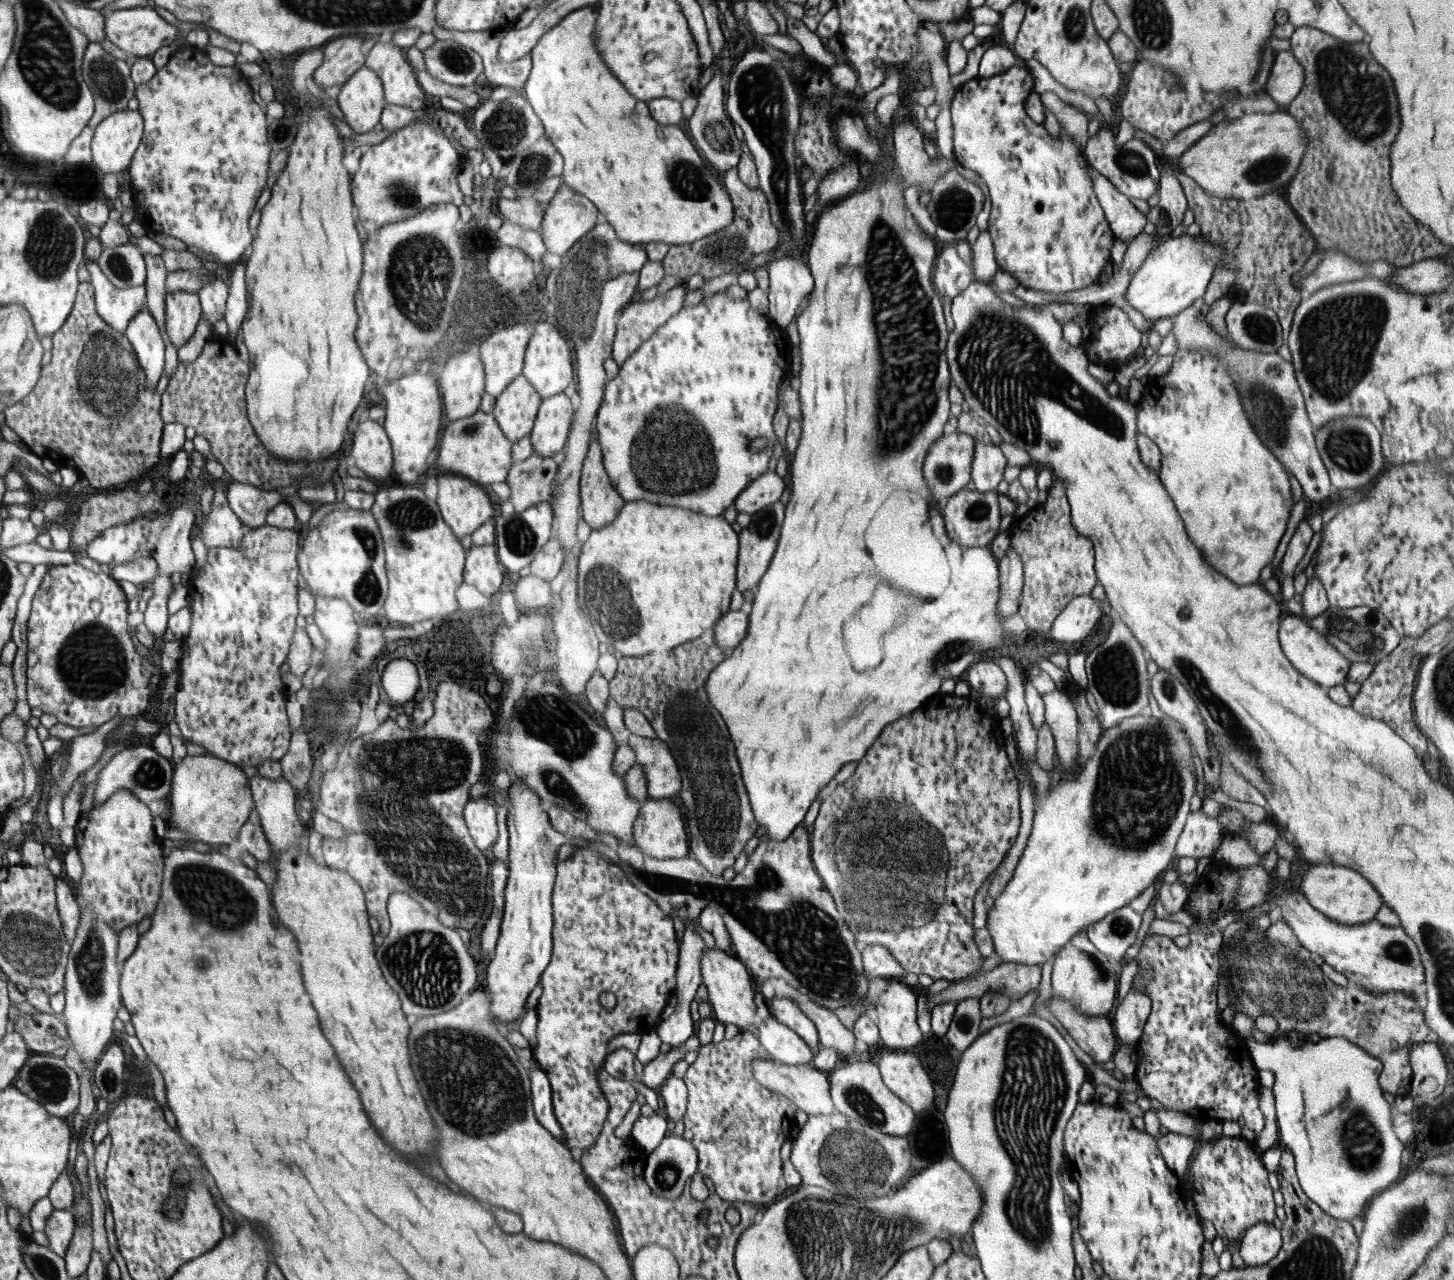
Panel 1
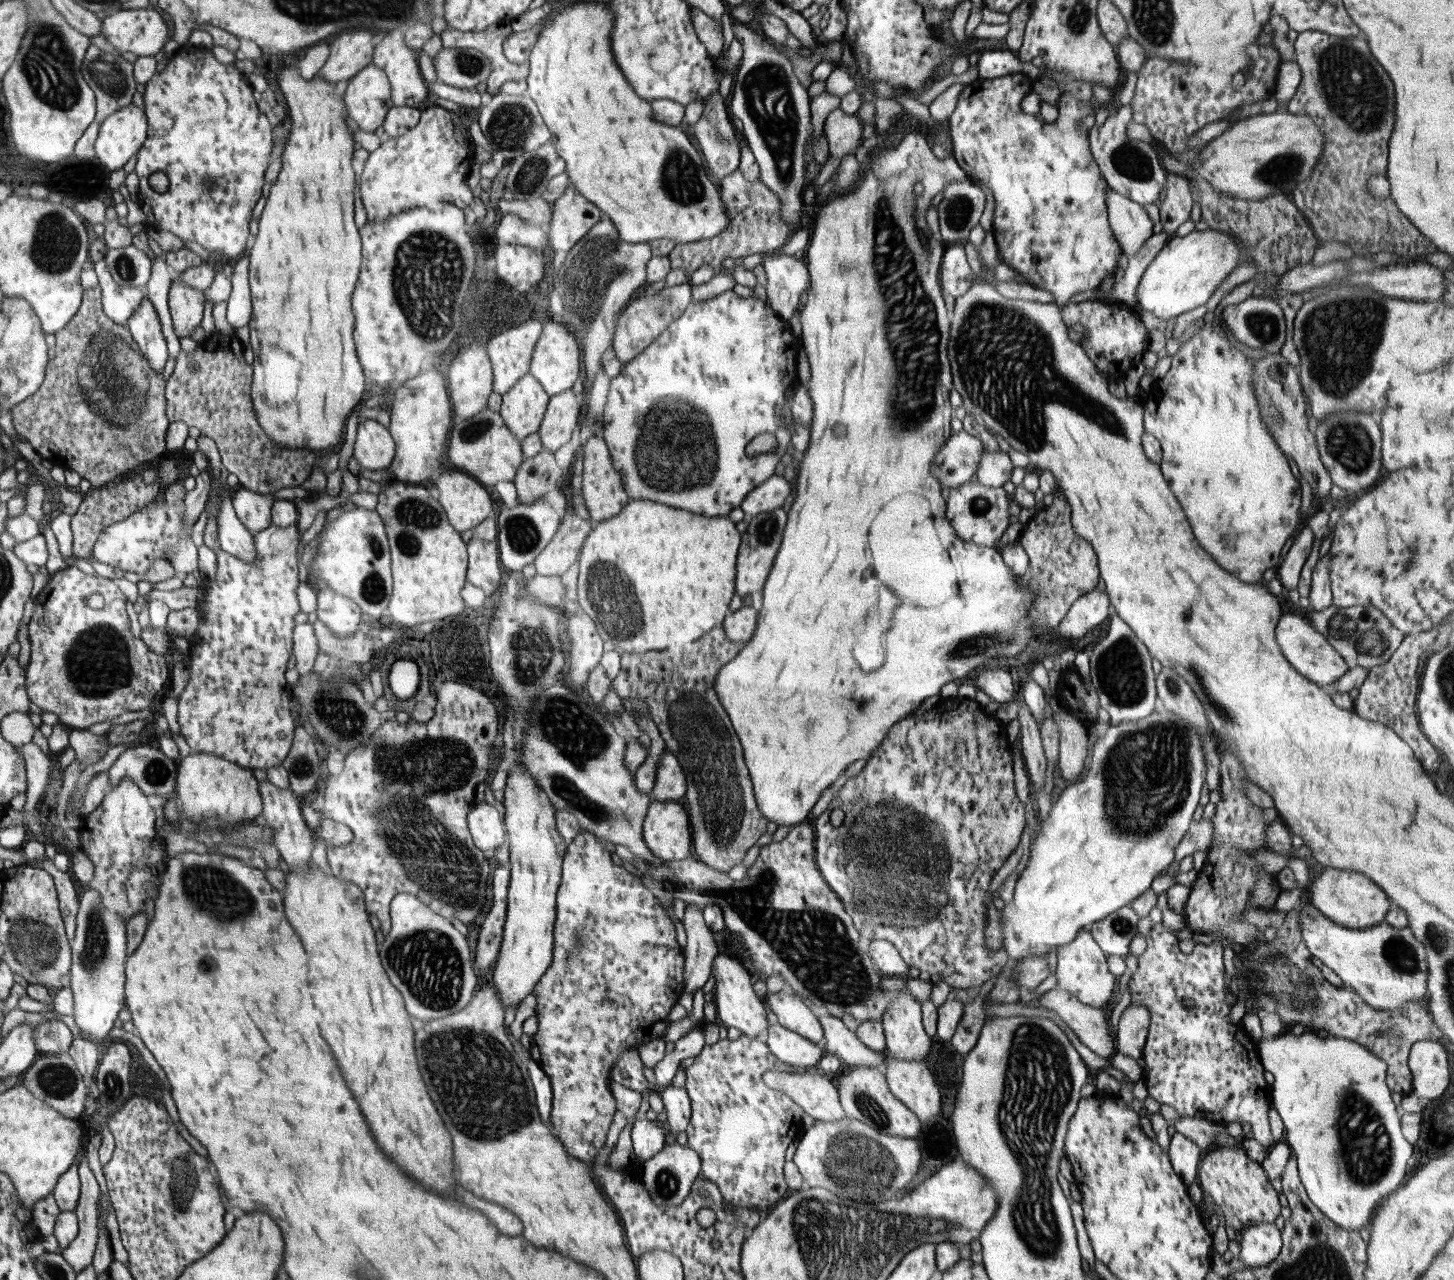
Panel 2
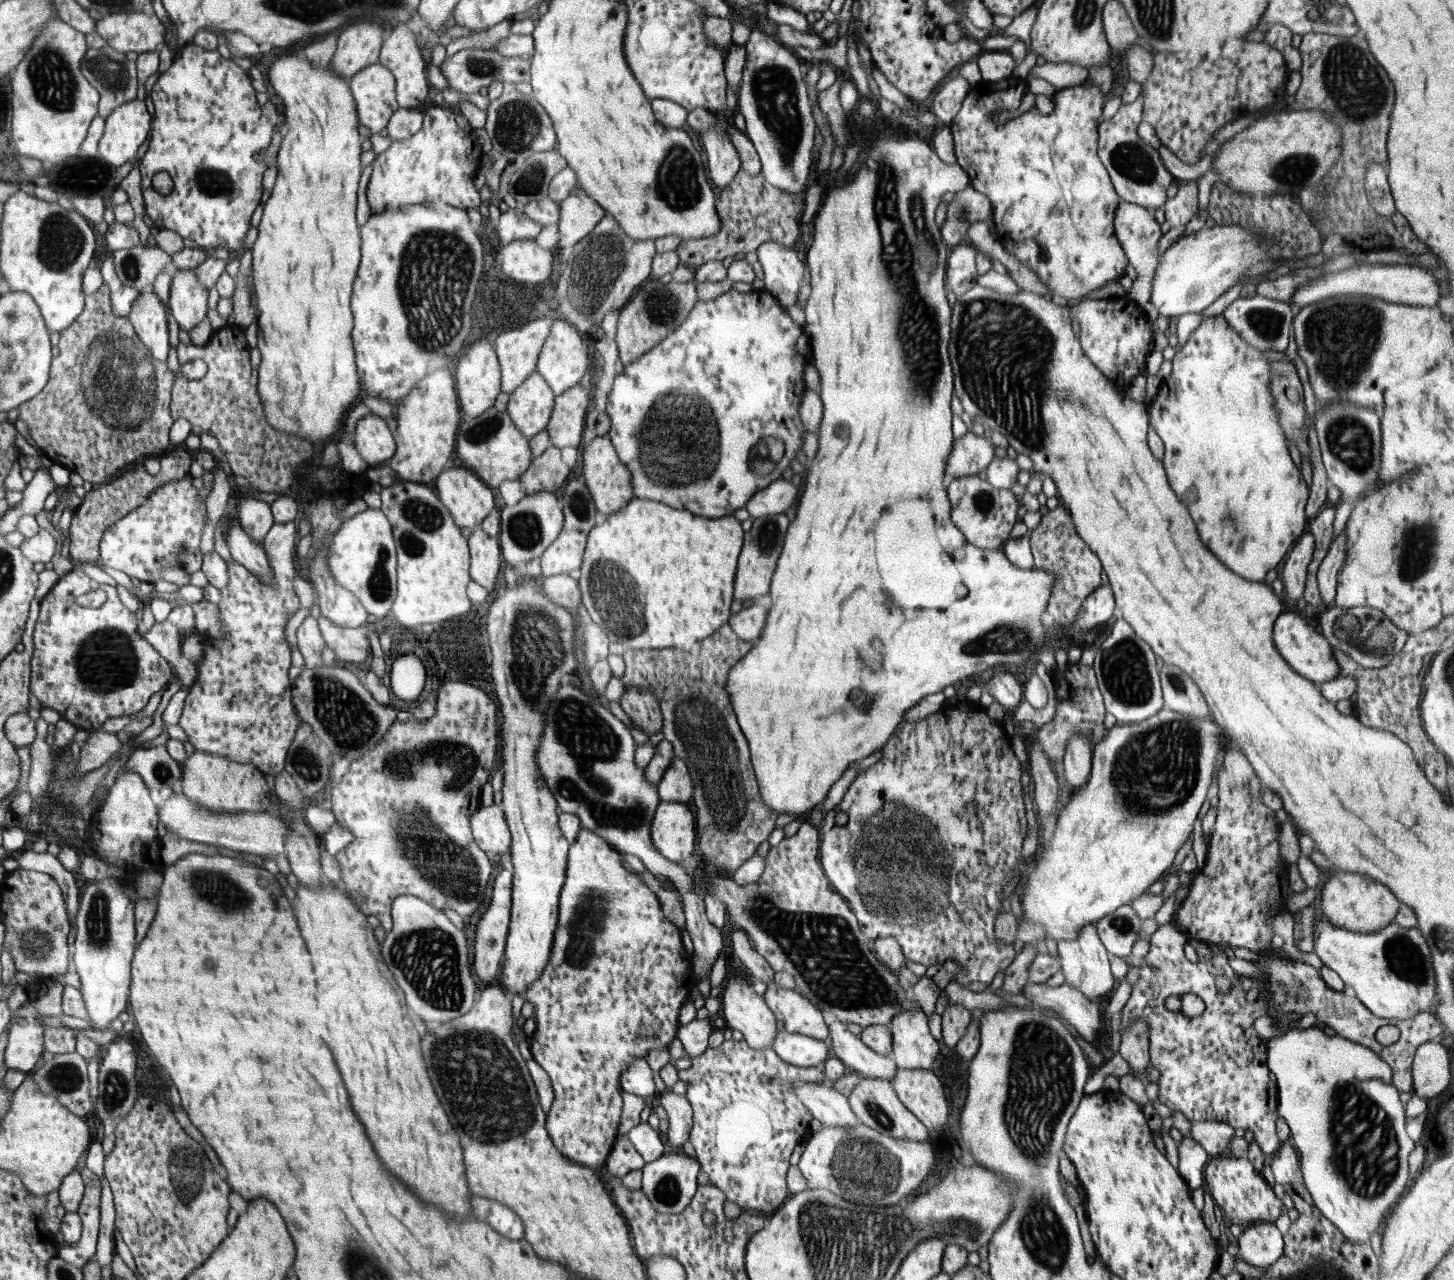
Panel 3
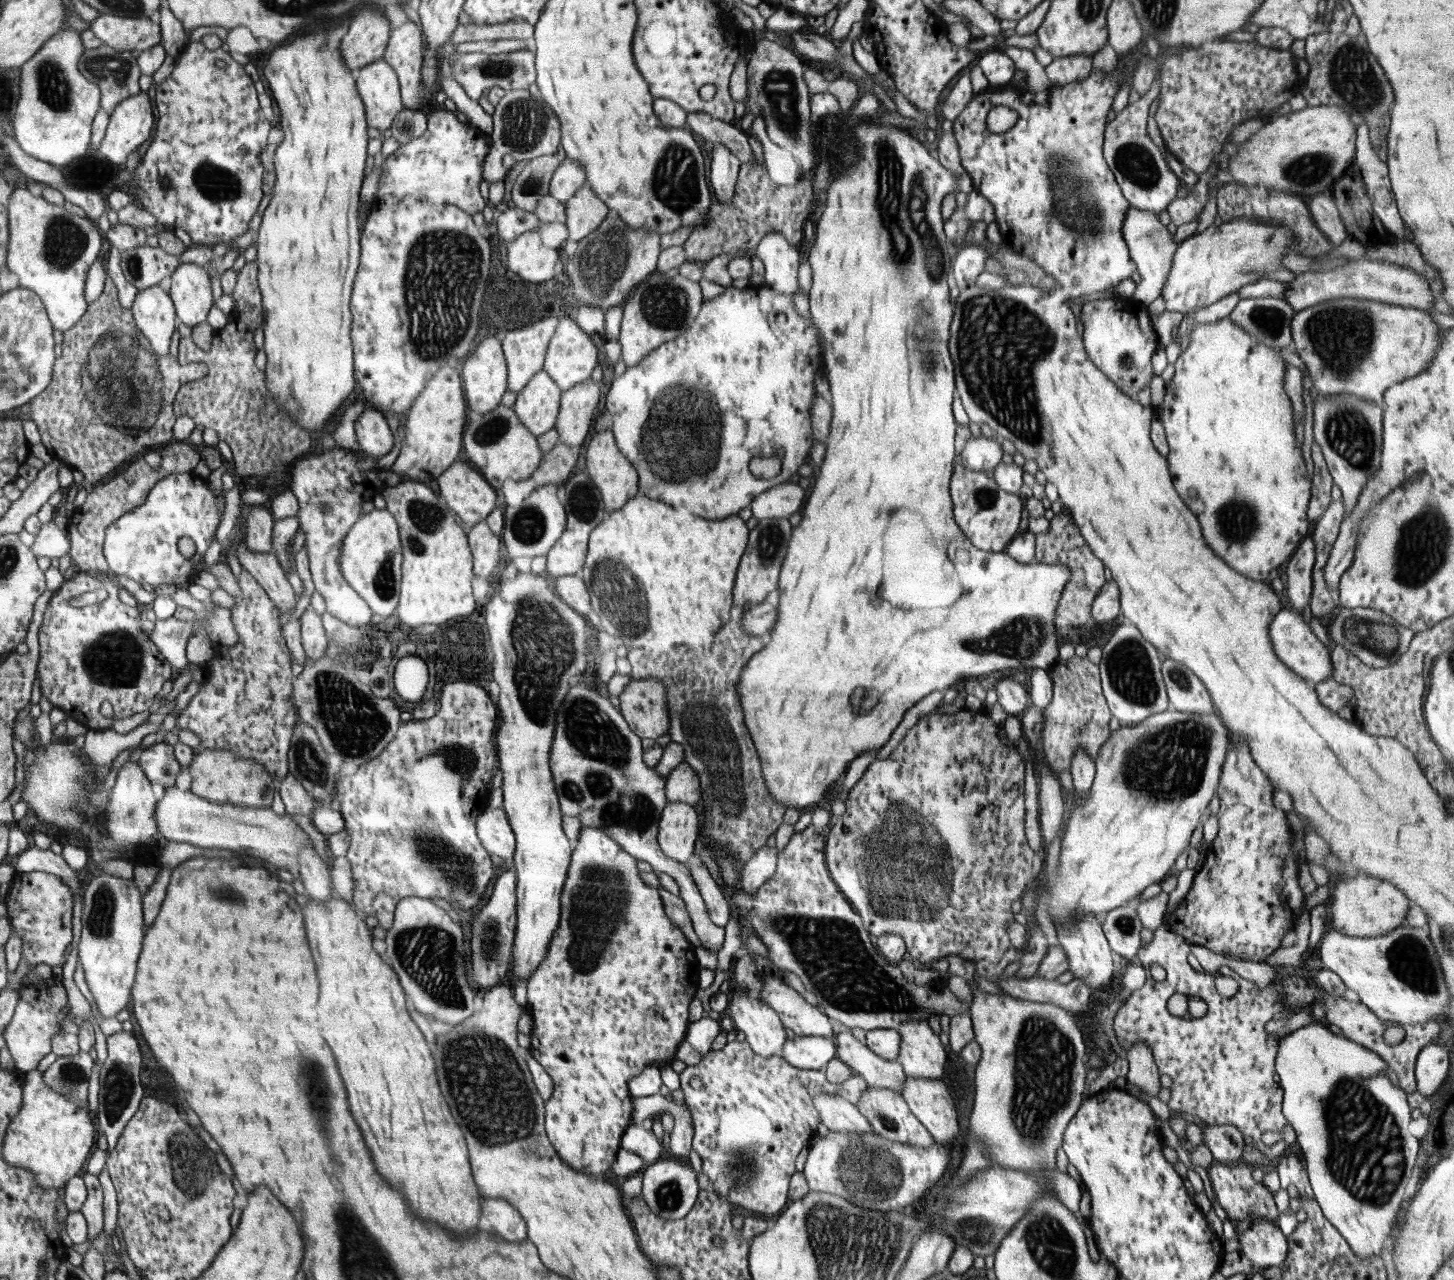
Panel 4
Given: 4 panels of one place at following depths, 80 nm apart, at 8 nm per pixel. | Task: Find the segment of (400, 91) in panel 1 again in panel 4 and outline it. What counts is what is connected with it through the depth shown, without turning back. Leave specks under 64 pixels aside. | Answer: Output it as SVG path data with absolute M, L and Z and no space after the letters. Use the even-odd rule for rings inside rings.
M412 21L392 31L391 43L383 59L398 73L401 97L405 108L420 110L423 92L422 84L422 34Z

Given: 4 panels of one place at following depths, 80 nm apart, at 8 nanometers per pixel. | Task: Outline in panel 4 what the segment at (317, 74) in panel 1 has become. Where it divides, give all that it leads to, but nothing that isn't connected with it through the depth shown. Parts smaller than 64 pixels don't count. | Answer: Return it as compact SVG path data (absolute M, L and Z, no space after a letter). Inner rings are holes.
M360 10L342 37L341 55L349 69L366 67L383 58L390 36L390 24L384 11Z

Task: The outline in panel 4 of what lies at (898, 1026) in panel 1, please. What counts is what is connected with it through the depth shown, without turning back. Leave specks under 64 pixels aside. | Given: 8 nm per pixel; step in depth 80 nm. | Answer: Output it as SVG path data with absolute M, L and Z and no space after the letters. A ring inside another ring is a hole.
M905 1020L897 1031L901 1036L899 1062L907 1076L914 1078L945 1077L948 1055L940 1037L932 1031L928 1022Z

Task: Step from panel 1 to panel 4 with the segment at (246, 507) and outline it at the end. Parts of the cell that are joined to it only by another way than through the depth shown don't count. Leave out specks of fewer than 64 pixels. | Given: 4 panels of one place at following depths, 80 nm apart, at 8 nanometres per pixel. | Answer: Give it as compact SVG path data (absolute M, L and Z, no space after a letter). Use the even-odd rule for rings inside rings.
M250 505L246 516L248 532L245 543L254 552L273 552L273 531L275 519L268 505Z

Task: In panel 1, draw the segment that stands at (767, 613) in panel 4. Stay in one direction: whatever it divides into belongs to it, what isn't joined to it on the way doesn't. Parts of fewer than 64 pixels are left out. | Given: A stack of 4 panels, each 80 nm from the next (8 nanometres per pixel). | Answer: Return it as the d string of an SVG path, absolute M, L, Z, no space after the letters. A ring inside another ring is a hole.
M729 610L715 624L714 630L717 645L724 650L736 648L740 641L747 635L750 612Z

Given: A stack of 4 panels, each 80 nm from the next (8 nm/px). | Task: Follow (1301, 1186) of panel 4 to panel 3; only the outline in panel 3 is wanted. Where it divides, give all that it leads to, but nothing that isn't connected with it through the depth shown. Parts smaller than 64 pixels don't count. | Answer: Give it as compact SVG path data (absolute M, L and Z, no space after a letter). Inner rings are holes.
M1289 1141L1281 1145L1275 1152L1272 1163L1268 1163L1268 1165L1272 1169L1276 1183L1284 1186L1289 1182L1295 1182L1305 1186L1297 1150Z

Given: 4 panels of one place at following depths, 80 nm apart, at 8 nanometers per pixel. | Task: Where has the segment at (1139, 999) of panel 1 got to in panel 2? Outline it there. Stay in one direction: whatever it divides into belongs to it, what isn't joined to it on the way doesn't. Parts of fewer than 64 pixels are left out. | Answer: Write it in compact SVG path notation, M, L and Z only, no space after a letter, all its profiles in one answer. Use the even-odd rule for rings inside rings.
M1132 1002L1120 1016L1114 1038L1116 1052L1130 1056L1136 1061L1142 1059L1150 1021L1149 1010Z

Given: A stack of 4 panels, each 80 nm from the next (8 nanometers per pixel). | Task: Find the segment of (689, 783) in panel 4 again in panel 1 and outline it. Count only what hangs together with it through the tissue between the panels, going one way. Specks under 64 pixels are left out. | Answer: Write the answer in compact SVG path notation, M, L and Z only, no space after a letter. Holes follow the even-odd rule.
M630 734L628 744L636 751L636 764L643 766L646 792L651 799L670 799L680 793L681 774L675 755L658 739Z

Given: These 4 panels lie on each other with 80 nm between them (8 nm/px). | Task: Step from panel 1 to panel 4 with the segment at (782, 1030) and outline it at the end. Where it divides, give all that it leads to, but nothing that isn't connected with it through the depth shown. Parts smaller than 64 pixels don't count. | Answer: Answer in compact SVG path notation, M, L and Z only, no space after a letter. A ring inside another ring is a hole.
M796 1036L794 1039L788 1039L784 1043L781 1057L786 1060L794 1068L802 1070L818 1070L825 1069L828 1063L833 1059L837 1059L837 1042L834 1036Z

